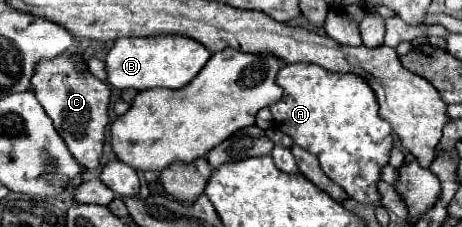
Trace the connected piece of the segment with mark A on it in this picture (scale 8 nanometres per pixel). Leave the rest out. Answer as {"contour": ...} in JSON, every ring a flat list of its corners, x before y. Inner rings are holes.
{"contour":[[291,63,283,65,277,73,279,87,283,89,283,97,269,105,275,125,287,133,293,143,303,147,305,151,317,155,323,173,355,201,359,203,379,203,381,195,377,191,377,181,381,179,381,167,389,161,389,149,393,147,393,131,391,125,379,119,379,105,369,83,353,73,331,73,313,63]]}

